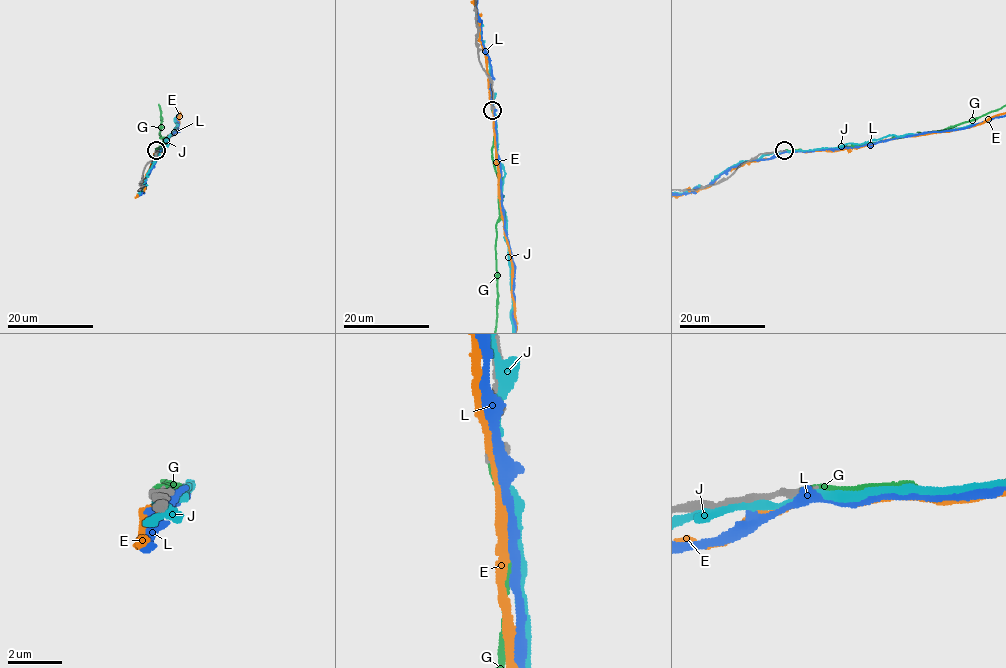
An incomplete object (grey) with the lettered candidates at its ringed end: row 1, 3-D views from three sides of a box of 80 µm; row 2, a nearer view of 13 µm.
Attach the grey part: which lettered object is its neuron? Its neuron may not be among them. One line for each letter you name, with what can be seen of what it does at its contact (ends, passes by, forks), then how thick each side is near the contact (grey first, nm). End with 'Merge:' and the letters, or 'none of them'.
G: it ends there; 380 nm thick on the grey side, 190 nm on the other
Merge: G

